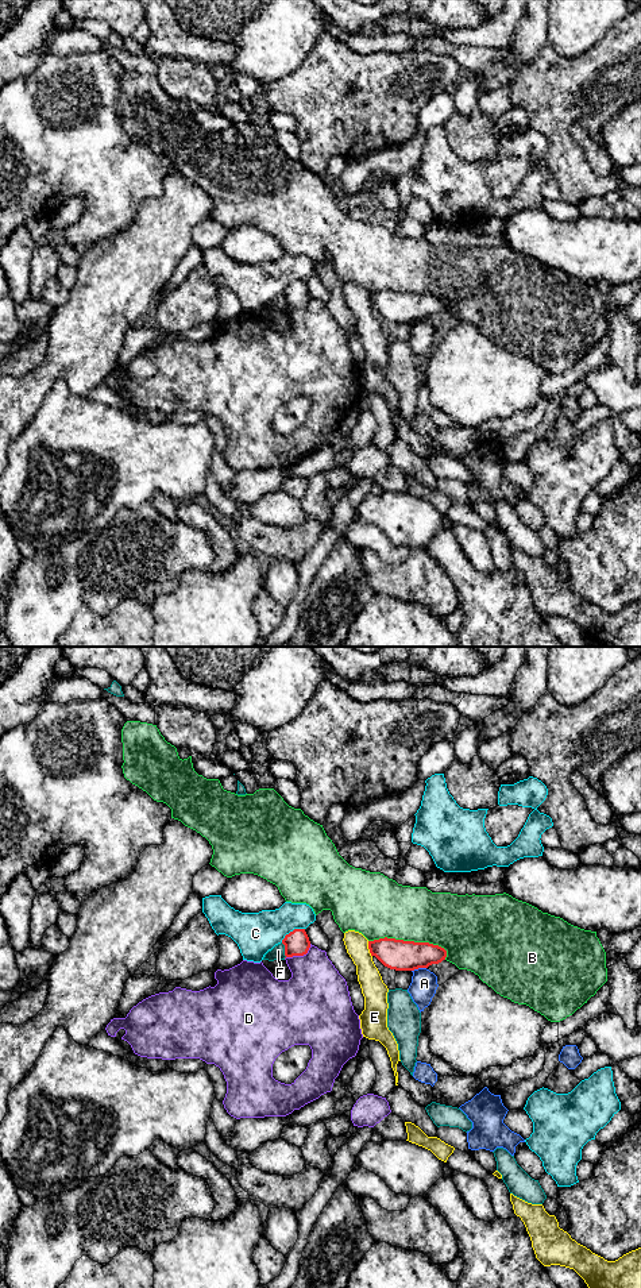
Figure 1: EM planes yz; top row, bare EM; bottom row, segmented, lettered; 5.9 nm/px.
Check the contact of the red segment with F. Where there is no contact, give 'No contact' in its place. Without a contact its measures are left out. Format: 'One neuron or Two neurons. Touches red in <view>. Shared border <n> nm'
Two neurons. Touches red in yz. Shared border 100 nm

